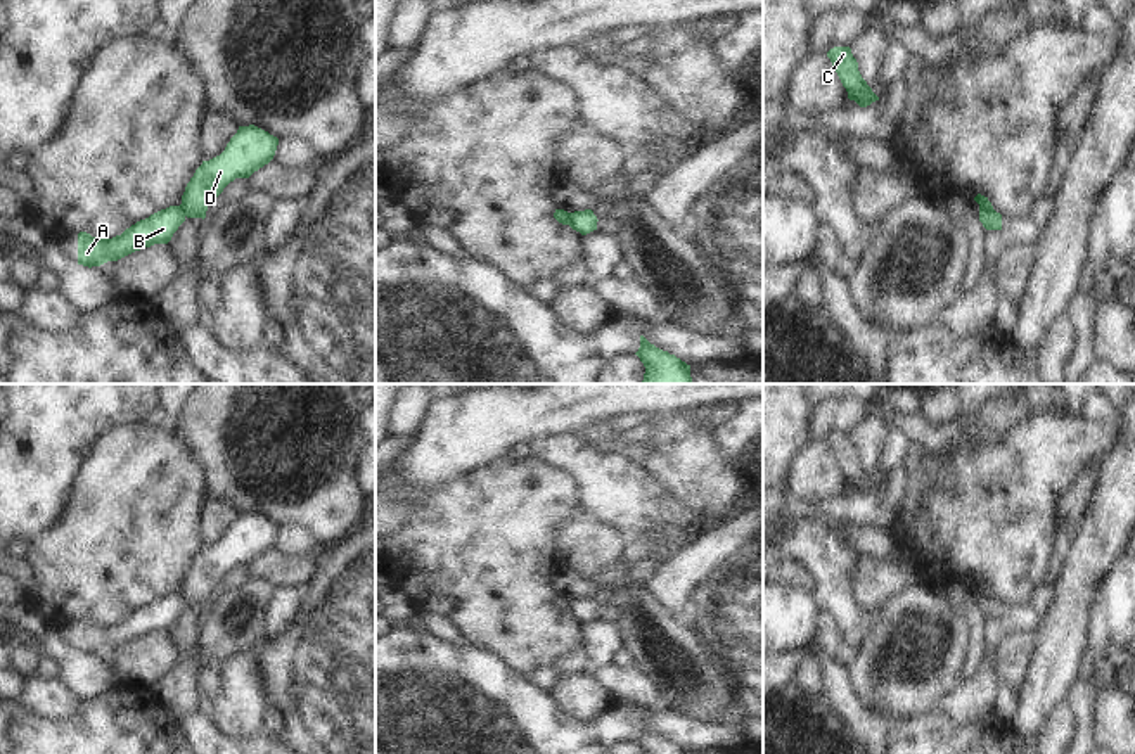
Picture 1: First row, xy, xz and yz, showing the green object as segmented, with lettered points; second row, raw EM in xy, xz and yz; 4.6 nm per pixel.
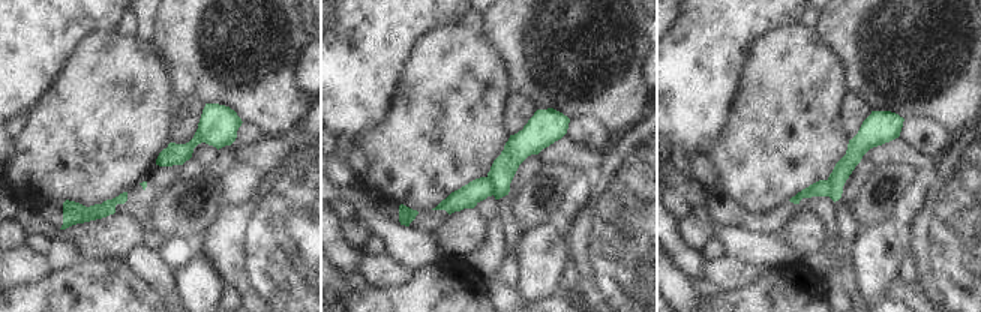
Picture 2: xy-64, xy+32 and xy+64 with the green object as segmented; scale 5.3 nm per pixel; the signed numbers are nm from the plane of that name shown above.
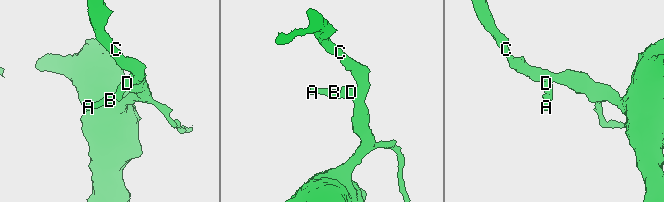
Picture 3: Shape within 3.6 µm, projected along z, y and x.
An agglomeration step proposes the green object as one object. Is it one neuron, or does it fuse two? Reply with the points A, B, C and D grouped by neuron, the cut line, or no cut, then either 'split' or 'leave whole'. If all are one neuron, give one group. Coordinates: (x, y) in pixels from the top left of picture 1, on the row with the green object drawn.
groups A B / C D; cut yz (993, 210), (980, 211); split

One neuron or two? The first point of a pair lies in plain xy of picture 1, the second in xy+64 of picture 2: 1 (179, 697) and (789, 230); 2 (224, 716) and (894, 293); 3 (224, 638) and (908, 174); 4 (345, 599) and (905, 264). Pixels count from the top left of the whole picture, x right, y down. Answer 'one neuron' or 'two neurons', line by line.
1: two neurons
2: two neurons
3: one neuron
4: two neurons

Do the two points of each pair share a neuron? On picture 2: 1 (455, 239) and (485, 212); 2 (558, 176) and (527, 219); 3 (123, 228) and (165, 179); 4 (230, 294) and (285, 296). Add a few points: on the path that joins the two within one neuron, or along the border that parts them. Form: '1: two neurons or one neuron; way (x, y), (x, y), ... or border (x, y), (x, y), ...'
1: two neurons; border (474, 207), (485, 224), (485, 240), (473, 251)
2: one neuron; way (548, 186), (530, 209)
3: two neurons; border (140, 222), (144, 242)
4: two neurons; border (224, 284), (230, 285), (239, 296)

